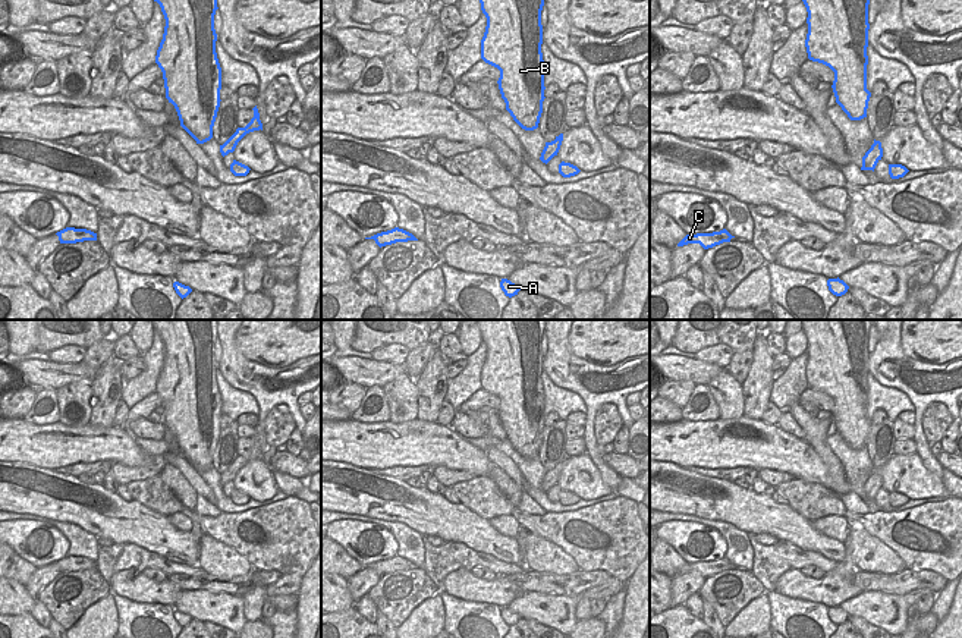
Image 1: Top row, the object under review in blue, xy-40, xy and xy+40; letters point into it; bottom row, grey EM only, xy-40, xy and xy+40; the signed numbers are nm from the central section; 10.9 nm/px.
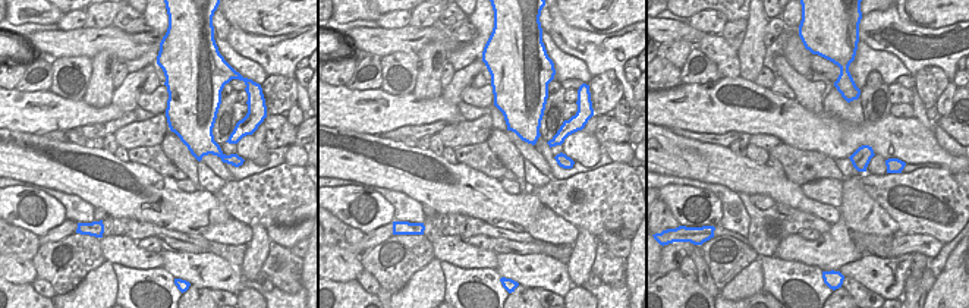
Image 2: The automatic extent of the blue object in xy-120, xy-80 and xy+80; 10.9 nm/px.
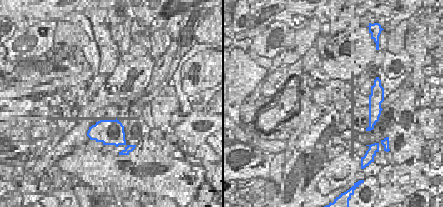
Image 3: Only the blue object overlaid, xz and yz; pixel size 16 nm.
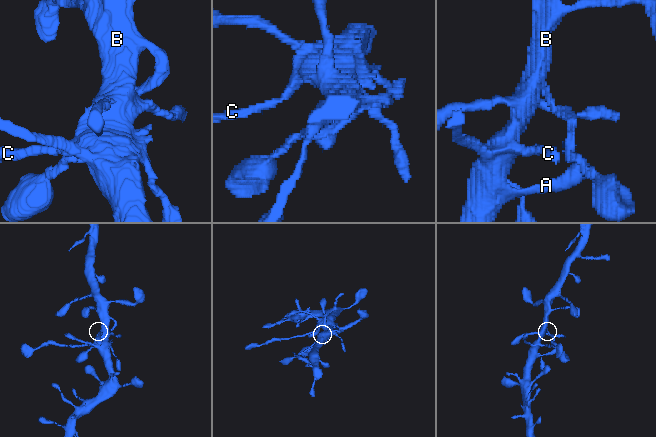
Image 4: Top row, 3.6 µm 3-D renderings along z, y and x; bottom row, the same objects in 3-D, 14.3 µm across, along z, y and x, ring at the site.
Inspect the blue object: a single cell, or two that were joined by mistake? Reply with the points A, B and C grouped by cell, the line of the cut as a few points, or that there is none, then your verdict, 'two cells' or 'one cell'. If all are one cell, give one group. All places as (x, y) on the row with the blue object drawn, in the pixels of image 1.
groups A B C; cut none; one cell

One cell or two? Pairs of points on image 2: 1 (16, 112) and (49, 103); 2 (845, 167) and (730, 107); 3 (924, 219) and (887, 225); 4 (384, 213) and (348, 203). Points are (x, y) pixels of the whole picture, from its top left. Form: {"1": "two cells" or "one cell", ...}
{"1": "one cell", "2": "two cells", "3": "two cells", "4": "one cell"}

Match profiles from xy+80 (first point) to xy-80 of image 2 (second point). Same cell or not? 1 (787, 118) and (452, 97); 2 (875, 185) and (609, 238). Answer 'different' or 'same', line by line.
1: different
2: different

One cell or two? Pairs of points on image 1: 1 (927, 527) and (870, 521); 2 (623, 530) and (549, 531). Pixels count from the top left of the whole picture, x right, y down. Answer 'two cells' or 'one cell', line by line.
1: one cell
2: one cell

